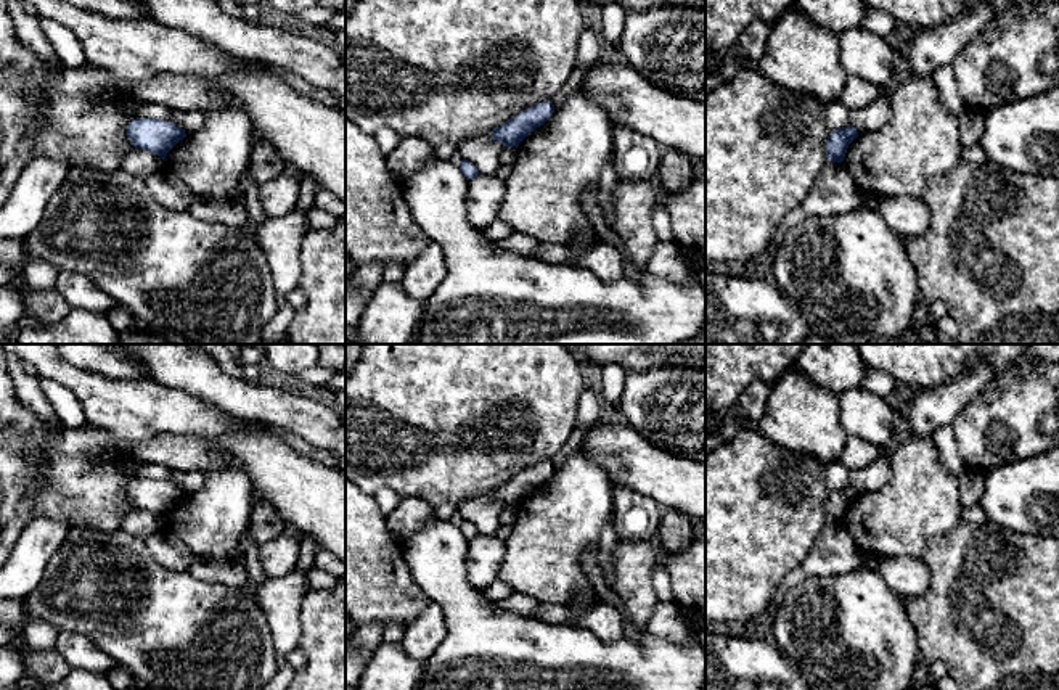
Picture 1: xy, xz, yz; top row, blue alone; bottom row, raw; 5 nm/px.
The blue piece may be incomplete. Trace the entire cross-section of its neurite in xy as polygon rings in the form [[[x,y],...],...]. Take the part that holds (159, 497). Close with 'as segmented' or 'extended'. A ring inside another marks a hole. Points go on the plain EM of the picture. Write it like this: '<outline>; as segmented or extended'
[[[137,478],[127,486],[127,497],[135,508],[148,510],[164,520],[186,494],[170,481]]]; as segmented

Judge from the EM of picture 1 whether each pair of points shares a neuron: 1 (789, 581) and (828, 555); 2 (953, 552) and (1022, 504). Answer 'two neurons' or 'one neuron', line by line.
1: one neuron
2: two neurons

